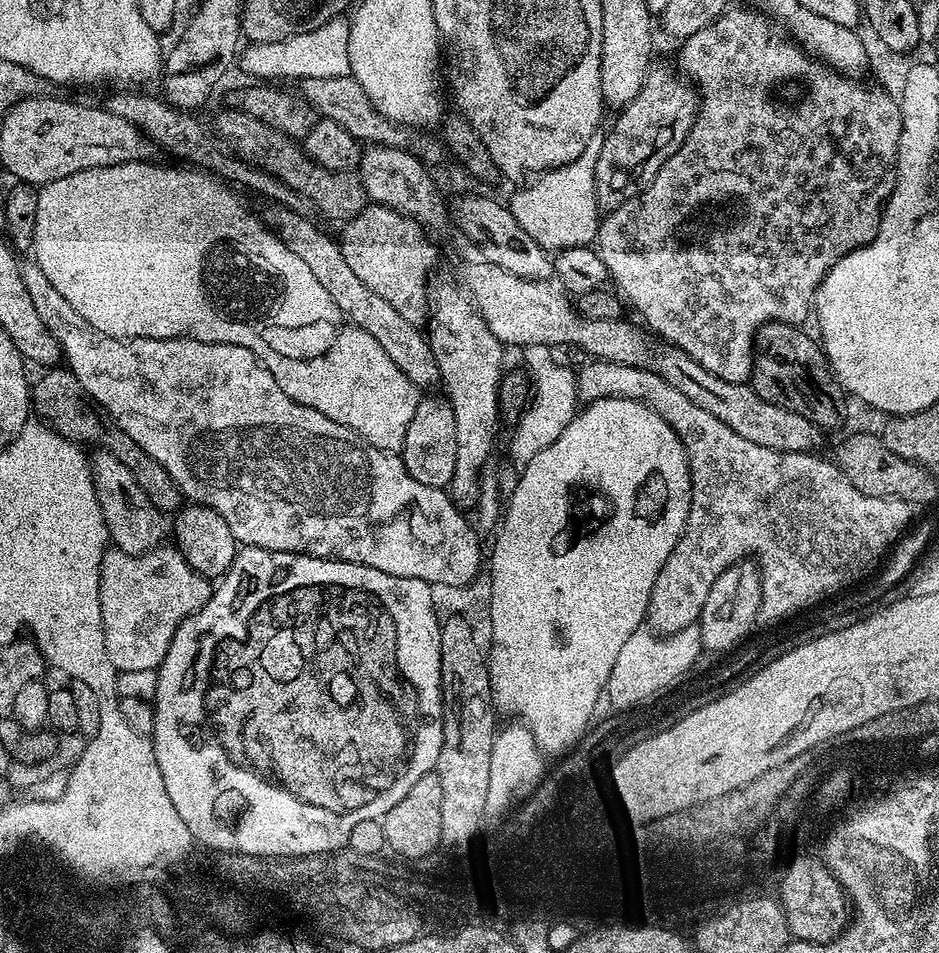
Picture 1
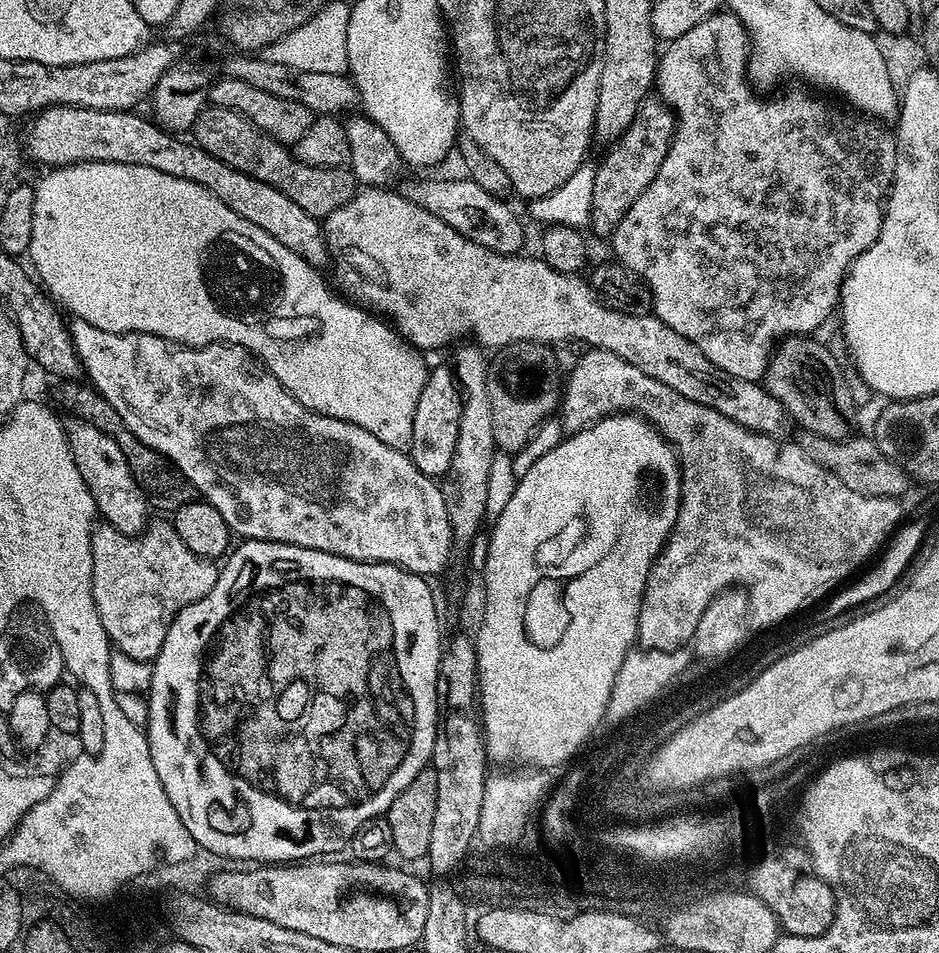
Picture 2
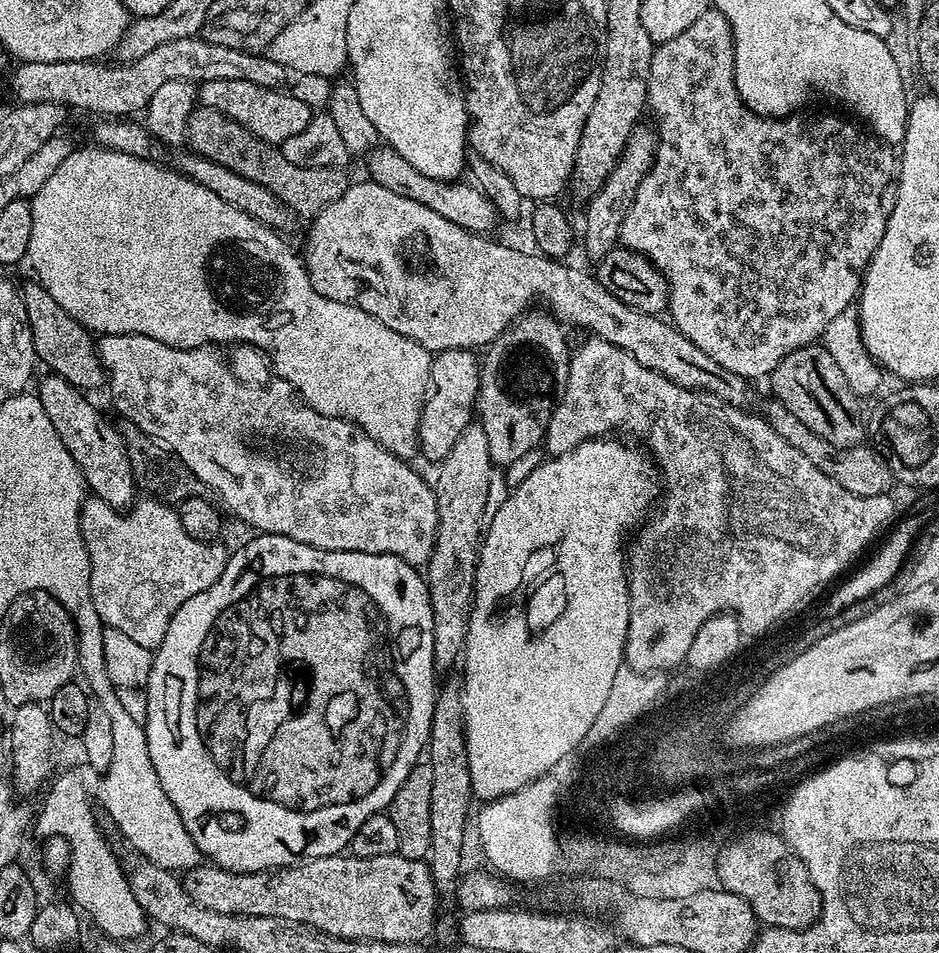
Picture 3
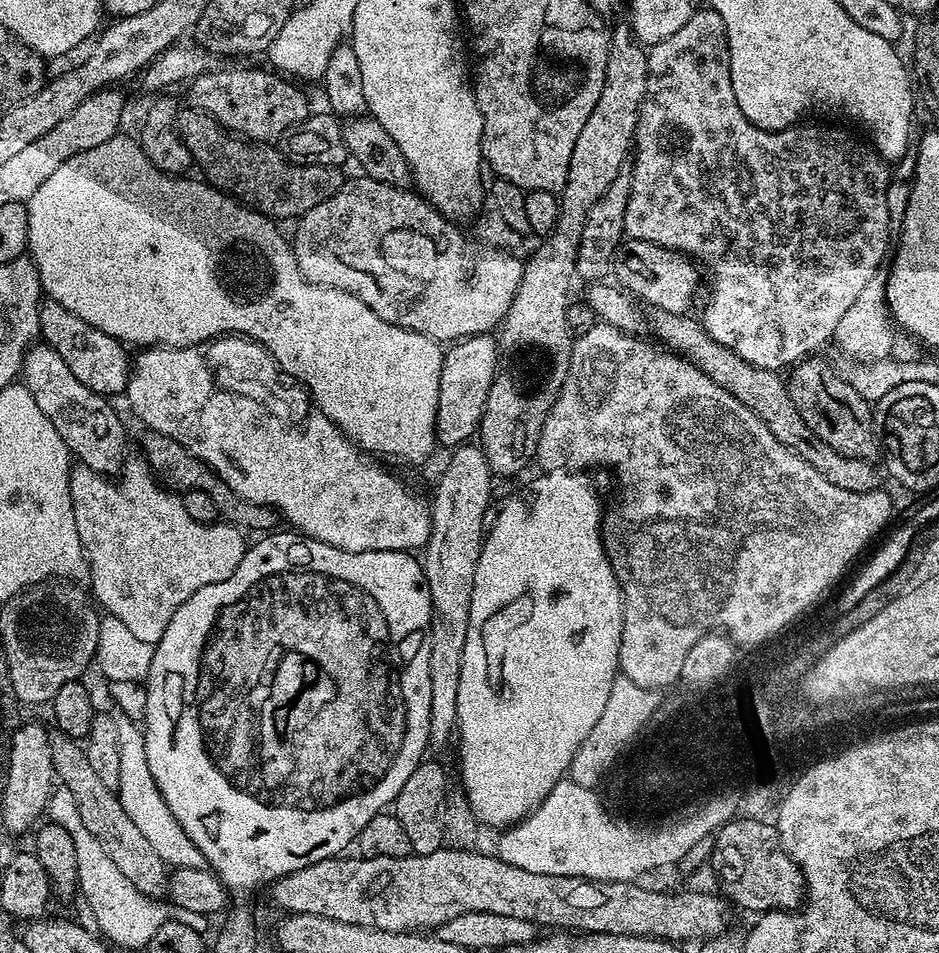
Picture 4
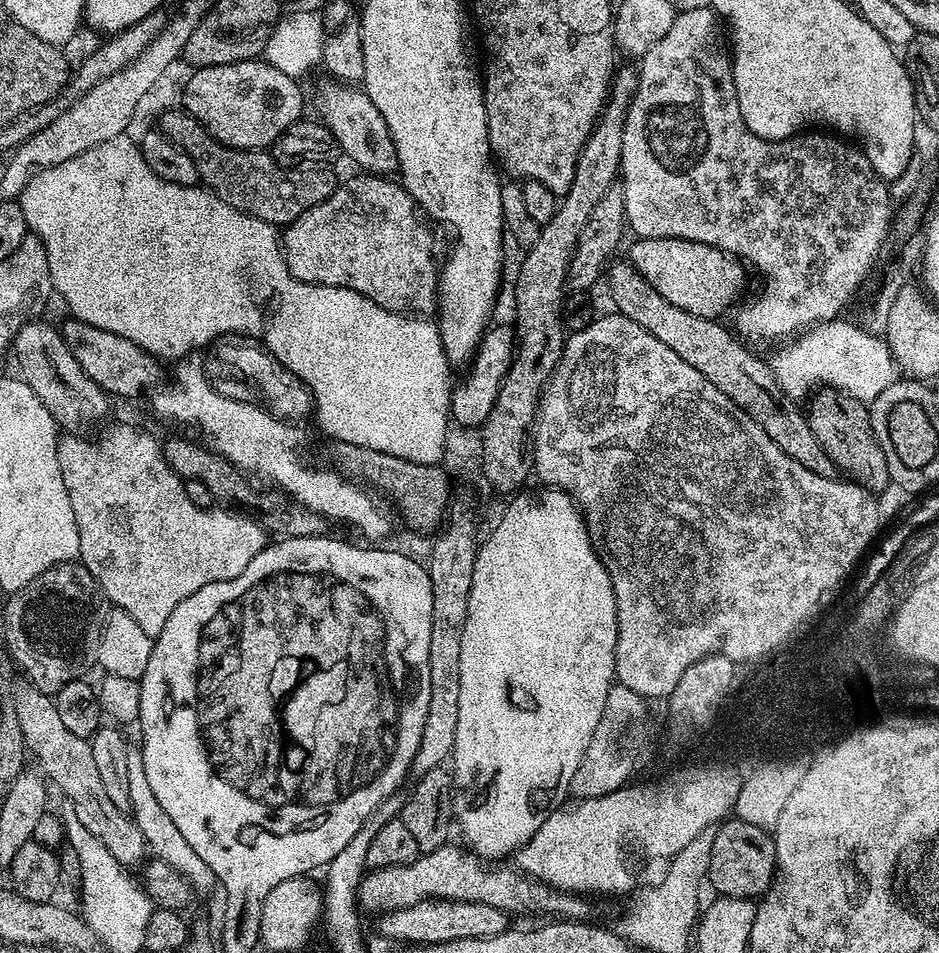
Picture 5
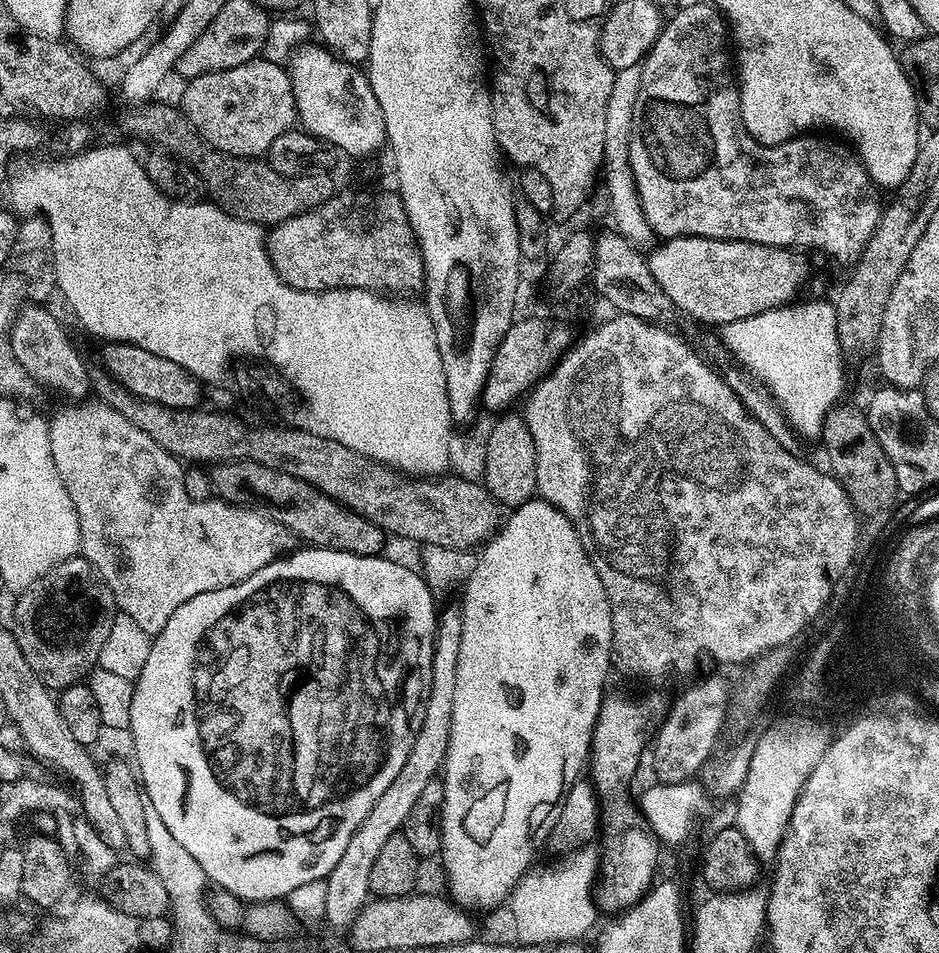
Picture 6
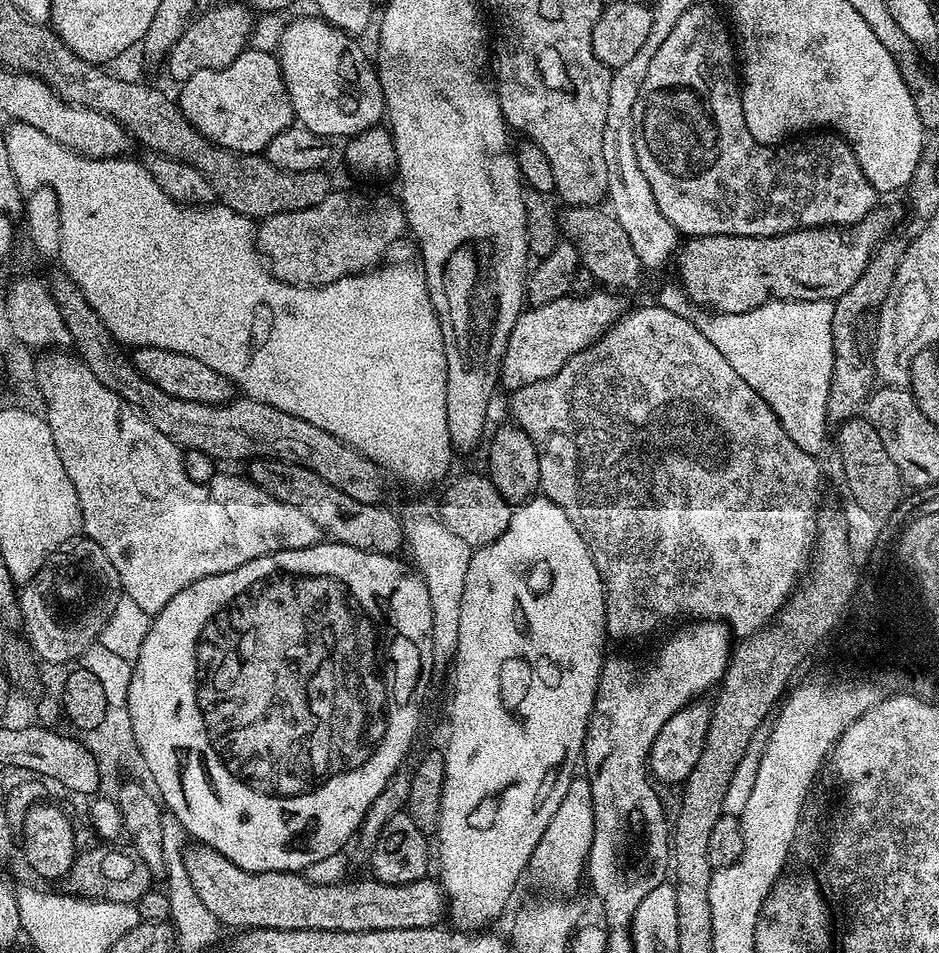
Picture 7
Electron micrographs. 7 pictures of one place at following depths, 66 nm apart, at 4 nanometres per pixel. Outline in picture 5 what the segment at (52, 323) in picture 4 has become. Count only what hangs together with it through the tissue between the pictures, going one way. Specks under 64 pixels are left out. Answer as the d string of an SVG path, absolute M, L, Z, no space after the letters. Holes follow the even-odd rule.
M75 318L61 323L59 330L66 346L70 348L70 354L74 354L74 362L78 362L84 373L109 397L136 396L139 392L147 393L155 389L161 383L161 361L130 342L130 338L110 334L110 330L98 330L98 326L90 326Z

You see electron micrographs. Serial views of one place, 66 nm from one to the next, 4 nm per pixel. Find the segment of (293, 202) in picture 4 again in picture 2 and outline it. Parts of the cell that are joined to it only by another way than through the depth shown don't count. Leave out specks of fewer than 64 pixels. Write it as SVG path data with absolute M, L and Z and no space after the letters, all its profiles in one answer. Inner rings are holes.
M215 106L205 107L204 111L196 118L195 132L195 143L210 154L214 154L214 158L226 162L226 166L234 166L234 170L242 170L242 174L250 174L250 178L258 178L258 182L266 182L270 186L274 186L274 190L282 190L282 194L286 194L286 198L294 198L294 202L298 202L298 206L302 206L302 210L306 210L306 214L311 216L327 218L331 212L338 210L338 206L350 202L350 198L355 196L358 191L358 181L347 167L306 166L306 162L297 158L285 145L277 142L273 136L266 135L258 126L251 124L245 116L234 110Z

